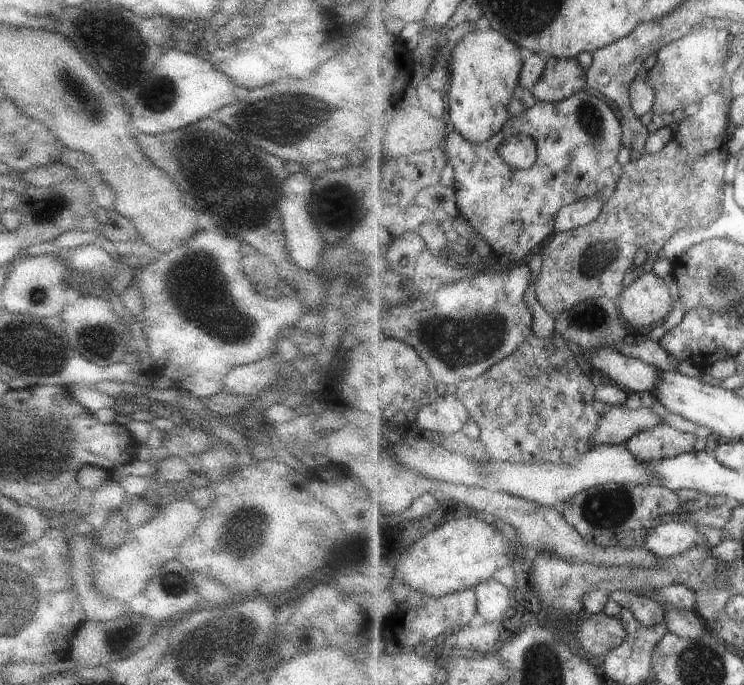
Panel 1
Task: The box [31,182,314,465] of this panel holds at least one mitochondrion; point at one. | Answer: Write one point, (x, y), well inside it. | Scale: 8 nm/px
(196, 290)

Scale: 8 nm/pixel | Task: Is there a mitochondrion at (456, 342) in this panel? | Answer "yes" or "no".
yes

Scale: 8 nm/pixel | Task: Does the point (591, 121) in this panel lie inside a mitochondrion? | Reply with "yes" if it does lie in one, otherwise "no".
yes

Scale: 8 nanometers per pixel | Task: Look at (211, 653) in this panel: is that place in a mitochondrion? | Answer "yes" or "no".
yes

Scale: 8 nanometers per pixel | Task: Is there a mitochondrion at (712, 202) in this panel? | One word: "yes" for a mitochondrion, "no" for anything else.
no

